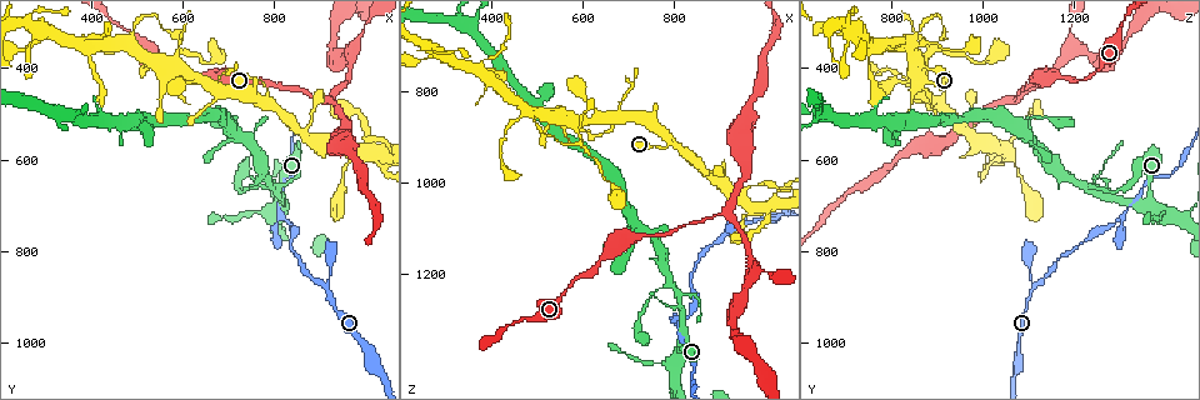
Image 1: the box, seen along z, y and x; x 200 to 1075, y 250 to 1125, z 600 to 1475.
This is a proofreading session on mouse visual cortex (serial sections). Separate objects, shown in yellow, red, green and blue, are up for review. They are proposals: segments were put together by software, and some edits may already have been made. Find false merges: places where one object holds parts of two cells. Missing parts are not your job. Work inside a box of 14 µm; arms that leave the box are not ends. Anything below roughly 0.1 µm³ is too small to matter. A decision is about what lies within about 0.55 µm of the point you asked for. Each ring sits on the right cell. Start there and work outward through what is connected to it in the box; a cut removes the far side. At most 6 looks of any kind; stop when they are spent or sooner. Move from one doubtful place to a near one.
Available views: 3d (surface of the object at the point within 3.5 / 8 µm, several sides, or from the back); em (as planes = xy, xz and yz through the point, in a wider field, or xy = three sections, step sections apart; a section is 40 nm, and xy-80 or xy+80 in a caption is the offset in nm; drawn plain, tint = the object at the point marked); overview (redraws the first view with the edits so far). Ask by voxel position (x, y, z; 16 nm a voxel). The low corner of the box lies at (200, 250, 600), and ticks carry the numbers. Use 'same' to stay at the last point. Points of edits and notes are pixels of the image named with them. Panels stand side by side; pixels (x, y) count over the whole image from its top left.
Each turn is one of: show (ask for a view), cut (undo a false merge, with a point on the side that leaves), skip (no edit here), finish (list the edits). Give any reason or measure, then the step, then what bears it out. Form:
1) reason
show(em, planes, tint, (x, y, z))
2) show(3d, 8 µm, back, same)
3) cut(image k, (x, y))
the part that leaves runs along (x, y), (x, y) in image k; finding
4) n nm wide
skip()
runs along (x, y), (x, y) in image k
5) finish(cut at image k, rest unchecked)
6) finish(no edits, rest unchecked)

side arm on a straight run
show(3d, 3.5 µm, back, (795, 660, 1230))

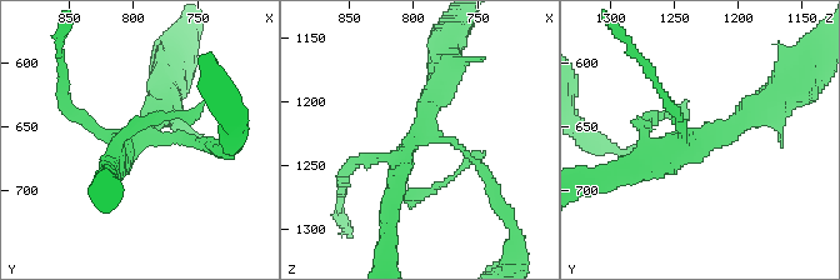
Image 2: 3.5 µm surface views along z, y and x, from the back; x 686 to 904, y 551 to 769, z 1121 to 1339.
skip()
runs along (644, 165), (724, 135), (771, 100) in image 2; all the same cell

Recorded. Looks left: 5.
abrupt turn
show(3d, 3.5 µm, (910, 475, 1070))

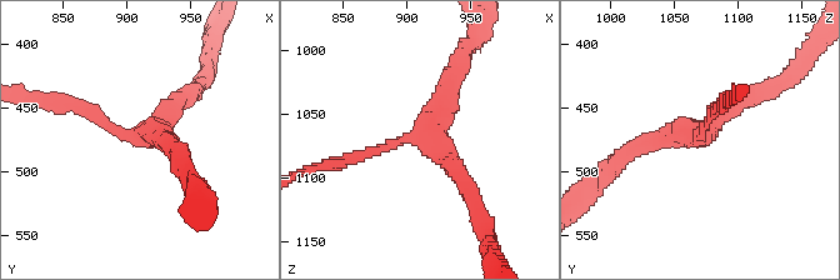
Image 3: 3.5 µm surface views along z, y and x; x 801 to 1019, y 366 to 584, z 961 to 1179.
3 arms; arms of 150, 200, 250 nm
show(em, xy, step 2, tint, (914, 468, 1070))

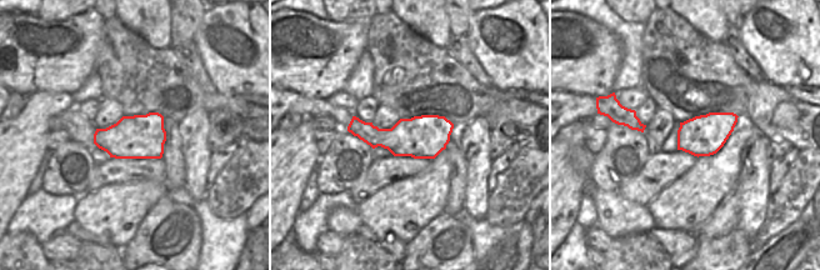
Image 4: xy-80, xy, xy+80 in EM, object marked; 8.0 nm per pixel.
skip()
runs along (350, 160), (423, 138), (469, 193) in image 3; one cell here

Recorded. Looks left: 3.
sharp bend
show(3d, 8 µm, (585, 400, 865))

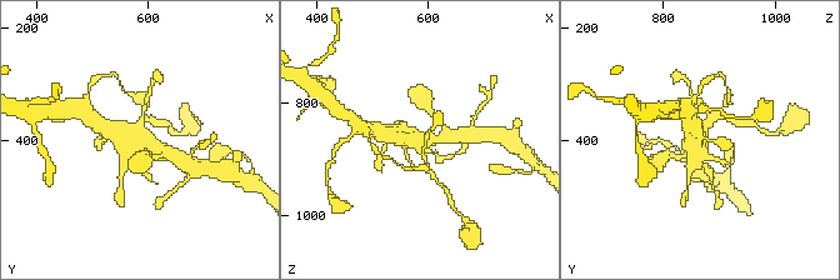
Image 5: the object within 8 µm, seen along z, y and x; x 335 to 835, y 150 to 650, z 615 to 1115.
show(em, xy, step 3, tint, (585, 405, 860))

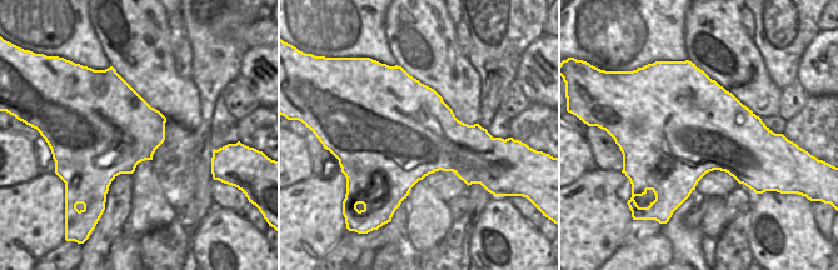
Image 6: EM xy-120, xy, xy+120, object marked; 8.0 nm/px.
900 nm wide
skip()
runs along (170, 153), (105, 129) in image 5; all the same cell

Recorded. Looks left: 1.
finish(no edits, rest unchecked)

